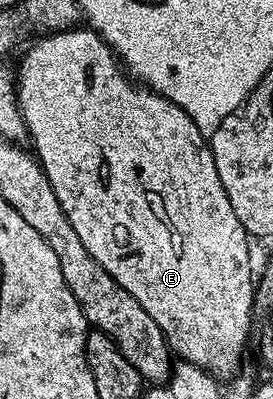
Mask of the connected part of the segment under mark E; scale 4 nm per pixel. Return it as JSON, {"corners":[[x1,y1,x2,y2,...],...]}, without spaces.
{"corners":[[74,27,66,29,63,32,48,33,31,42,33,43,28,47,27,54,23,57,23,62,20,63,19,69,17,68,19,109,23,113,23,122,27,124,29,141,35,144,35,146,33,146,33,152,35,156,38,157,39,163,43,166,45,175,53,187,53,195,57,195,57,203,61,203,61,211,65,211,69,223,73,223,73,231,77,231,77,236,81,239,81,243,85,243,85,251,89,251,89,255,93,255,93,259,97,259,97,263,101,263,101,267,105,267,105,271,109,271,109,275,113,275,113,279,117,279,117,283,121,283,121,287,125,287,125,291,129,291,129,295,133,295,133,299,137,299,137,303,141,303,141,307,145,307,145,311,149,311,149,315,153,315,153,323,157,323,157,327,161,327,167,344,171,346,172,354,174,354,176,358,206,369,214,374,216,378,230,378,232,374,238,370,235,368,238,367,239,360,243,357,243,348,246,347,247,336,251,333,251,313,253,314,253,310,255,309,256,278,253,276,253,273,251,277,251,249,247,246,249,235,245,231,245,227,241,227,241,219,237,219,237,214,233,212,233,203,229,203,229,195,225,195,225,187,221,187,221,175,217,175,217,163,213,163,213,155,211,154,208,138,201,135,197,123,193,123,193,119,189,119,189,115,185,111,181,111,181,107,177,107,177,103,165,99,160,93,155,93,153,90,132,80,125,72,115,52,105,44,102,37,100,37,94,29,90,27]]}

